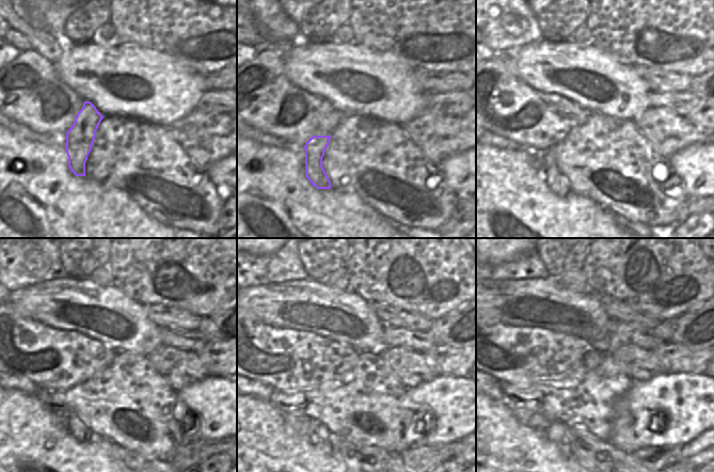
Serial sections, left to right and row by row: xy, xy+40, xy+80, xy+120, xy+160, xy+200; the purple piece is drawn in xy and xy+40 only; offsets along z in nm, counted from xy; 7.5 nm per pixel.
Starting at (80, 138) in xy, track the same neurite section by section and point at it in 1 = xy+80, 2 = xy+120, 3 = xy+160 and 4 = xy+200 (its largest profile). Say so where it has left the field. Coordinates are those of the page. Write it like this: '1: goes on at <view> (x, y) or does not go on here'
1: goes on at xy+80 (557, 183)
2: goes on at xy+120 (78, 429)
3: goes on at xy+160 (318, 433)
4: goes on at xy+200 (557, 434)

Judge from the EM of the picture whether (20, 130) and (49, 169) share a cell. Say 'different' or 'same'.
different

